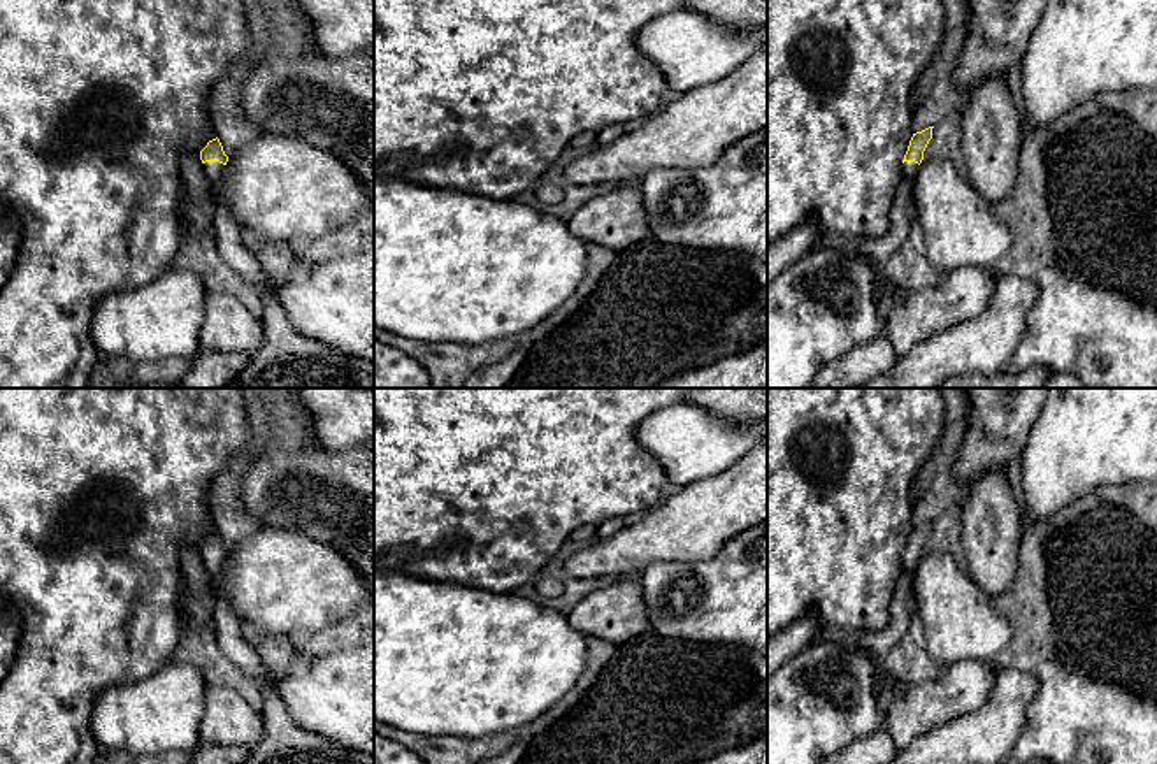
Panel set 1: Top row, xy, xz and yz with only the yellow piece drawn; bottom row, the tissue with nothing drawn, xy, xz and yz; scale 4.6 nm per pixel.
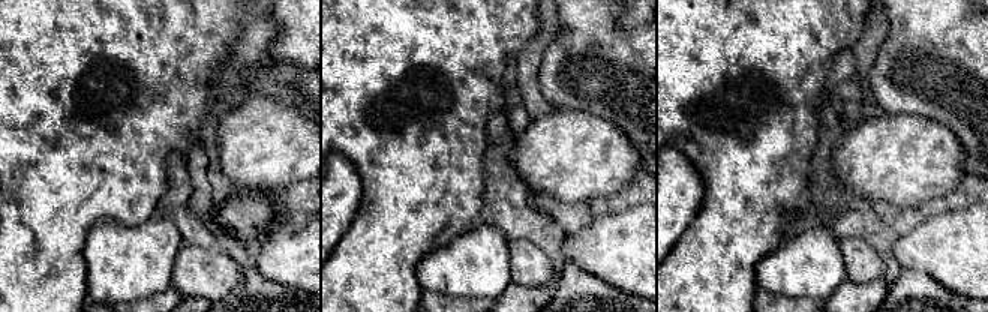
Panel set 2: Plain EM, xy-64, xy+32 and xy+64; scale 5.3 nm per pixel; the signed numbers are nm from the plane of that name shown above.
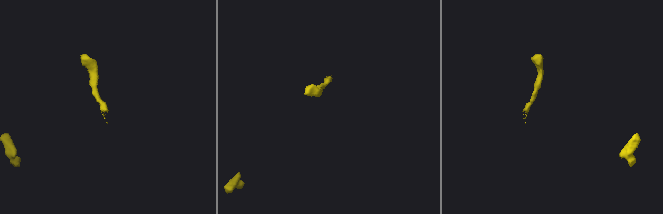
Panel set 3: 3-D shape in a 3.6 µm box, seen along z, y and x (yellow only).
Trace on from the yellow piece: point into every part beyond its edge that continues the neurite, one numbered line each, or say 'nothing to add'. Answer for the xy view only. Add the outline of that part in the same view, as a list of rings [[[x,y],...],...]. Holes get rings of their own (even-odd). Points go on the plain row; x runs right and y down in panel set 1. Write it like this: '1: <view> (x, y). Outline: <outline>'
1: xy (215, 562). Outline: [[[205,555],[204,562],[212,574],[212,578],[221,580],[223,578],[223,562],[225,559],[219,555]]]

